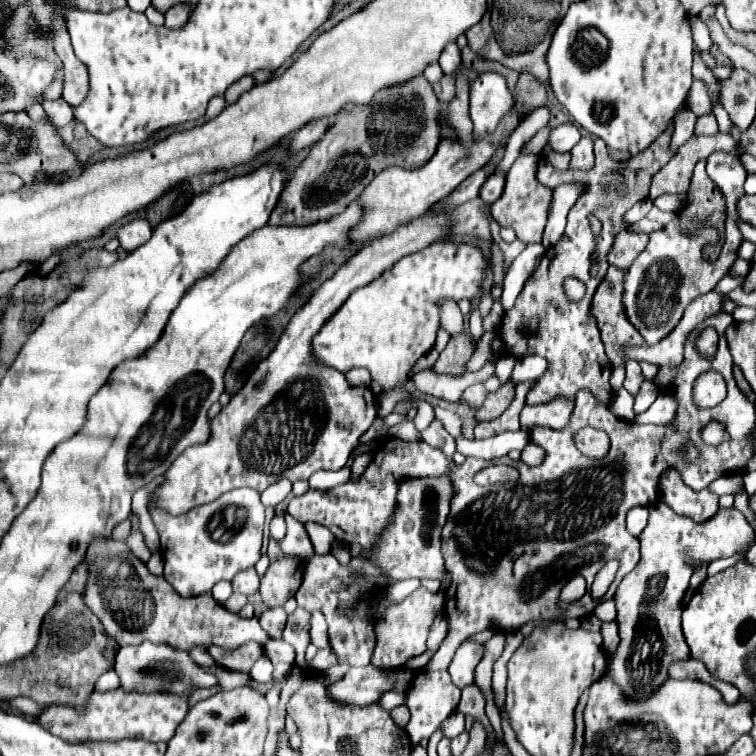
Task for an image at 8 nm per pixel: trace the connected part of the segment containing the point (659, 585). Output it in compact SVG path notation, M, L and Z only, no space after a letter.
M662 501L650 505L648 511L650 519L640 535L642 559L616 589L620 643L616 653L608 657L606 671L620 687L622 695L636 701L650 697L668 681L668 669L672 663L690 657L680 625L684 609L682 599L694 571L688 561L714 561L730 557L744 549L754 535L752 527L744 521L744 515L736 507L718 509L718 513L704 523L694 523L692 519L676 515Z

